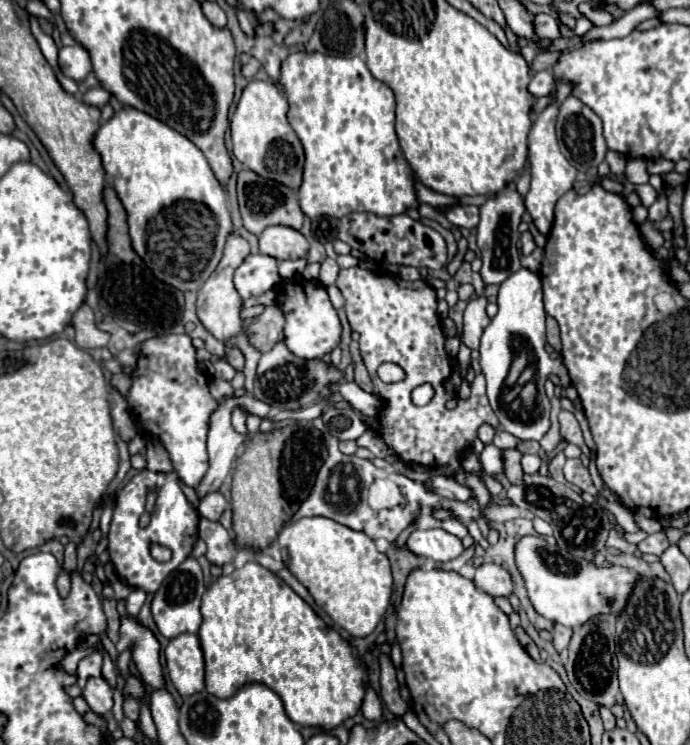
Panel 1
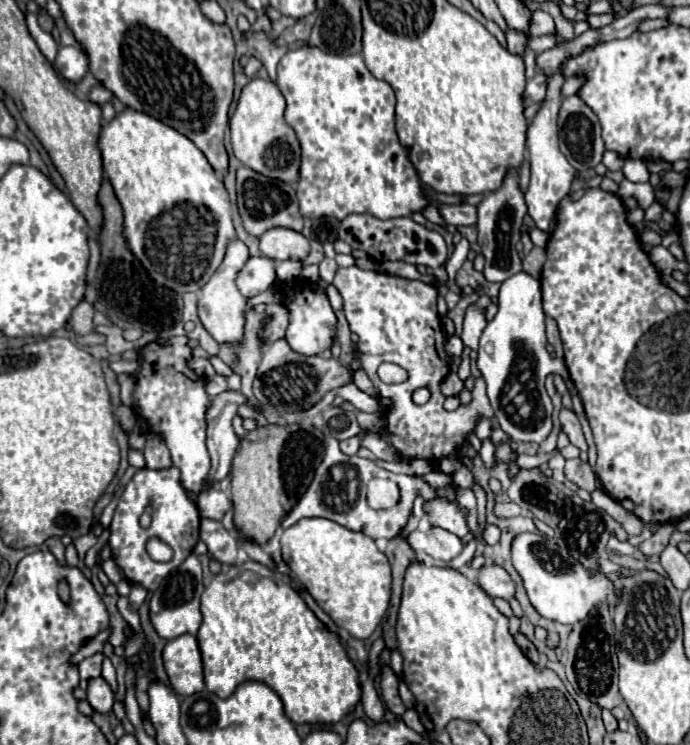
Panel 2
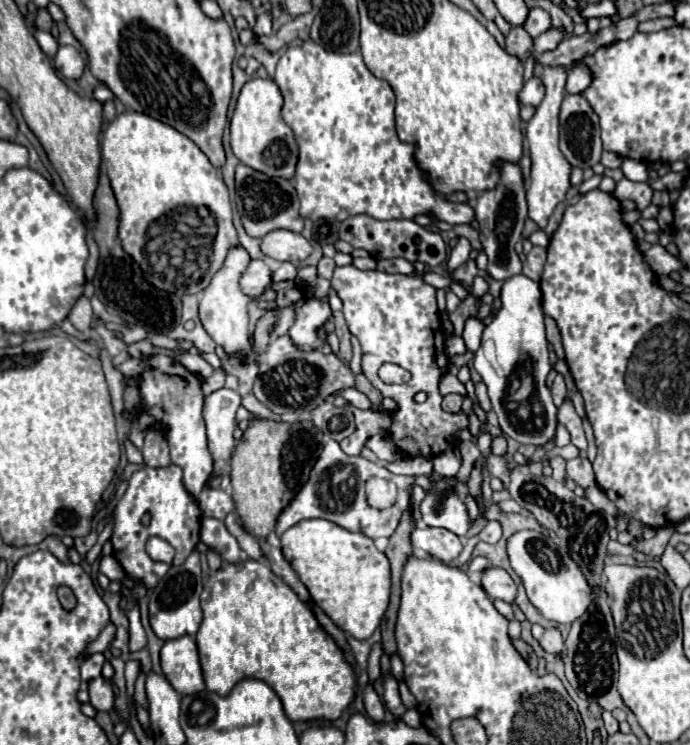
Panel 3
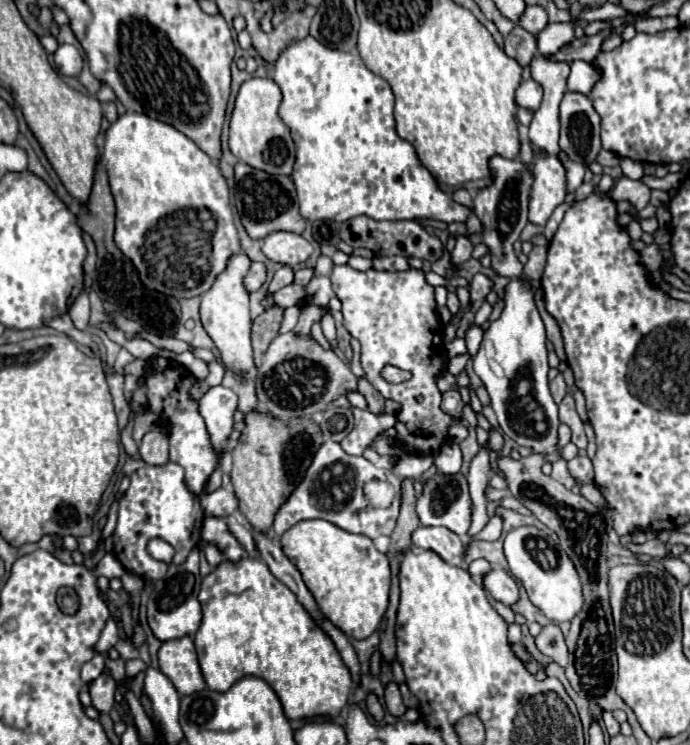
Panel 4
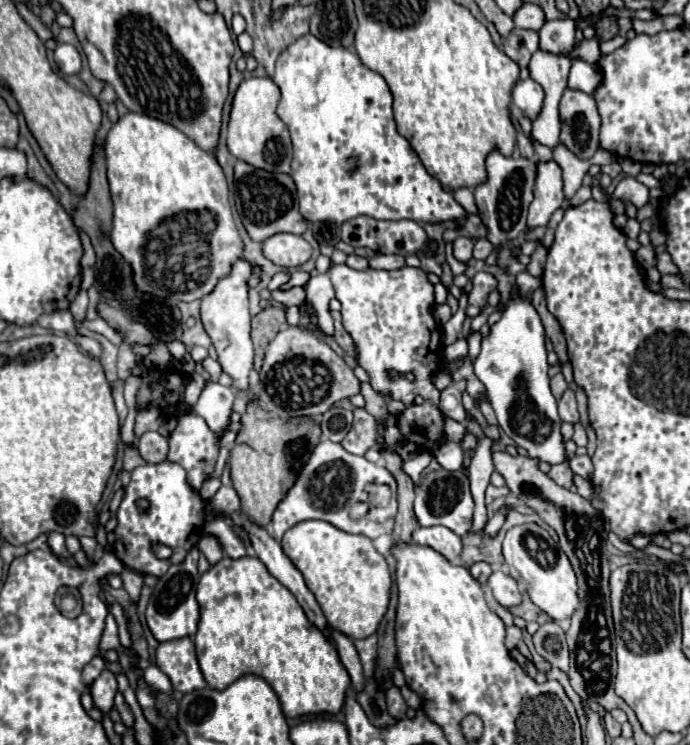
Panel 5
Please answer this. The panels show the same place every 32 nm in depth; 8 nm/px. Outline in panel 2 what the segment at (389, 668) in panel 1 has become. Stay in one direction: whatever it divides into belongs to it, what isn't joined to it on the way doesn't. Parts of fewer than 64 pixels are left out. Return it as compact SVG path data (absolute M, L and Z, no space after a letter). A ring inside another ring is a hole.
M382 666L382 700L392 714L402 716L406 712L406 706L398 696L398 678L390 666Z

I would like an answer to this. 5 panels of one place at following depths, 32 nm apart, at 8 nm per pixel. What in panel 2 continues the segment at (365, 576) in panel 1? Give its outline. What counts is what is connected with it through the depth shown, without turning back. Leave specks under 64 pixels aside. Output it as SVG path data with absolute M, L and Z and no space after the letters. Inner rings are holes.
M304 518L280 534L282 560L304 584L332 622L354 638L368 638L388 610L392 574L388 558L364 532L352 532L332 520Z

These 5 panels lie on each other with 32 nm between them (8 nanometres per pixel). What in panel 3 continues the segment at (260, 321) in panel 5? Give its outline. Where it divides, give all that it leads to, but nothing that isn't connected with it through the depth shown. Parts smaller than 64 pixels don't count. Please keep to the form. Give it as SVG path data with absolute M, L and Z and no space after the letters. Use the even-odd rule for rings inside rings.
M268 310L260 320L258 320L258 326L256 326L256 332L254 332L254 338L256 338L256 352L262 354L266 350L266 346L270 344L270 328L272 324L276 322L276 312Z

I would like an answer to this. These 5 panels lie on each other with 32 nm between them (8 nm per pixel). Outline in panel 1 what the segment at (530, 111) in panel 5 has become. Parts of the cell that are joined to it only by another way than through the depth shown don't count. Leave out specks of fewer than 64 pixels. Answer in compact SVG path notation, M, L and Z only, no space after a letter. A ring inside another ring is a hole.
M542 70L542 72L536 72L536 74L534 74L528 90L530 90L536 98L540 98L540 96L550 94L550 90L552 90L554 86L556 86L554 74L552 74L550 70Z

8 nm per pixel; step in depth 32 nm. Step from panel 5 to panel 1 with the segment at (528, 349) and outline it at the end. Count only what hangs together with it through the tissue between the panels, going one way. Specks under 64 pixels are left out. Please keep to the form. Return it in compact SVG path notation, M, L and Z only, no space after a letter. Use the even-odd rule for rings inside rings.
M520 268L500 284L498 314L484 330L480 342L480 366L482 374L486 376L490 406L498 416L502 430L514 434L520 440L540 442L550 428L550 400L544 394L544 382L548 374L557 375L563 387L570 384L562 359L552 359L544 350L544 320L546 312L542 280L536 272Z

